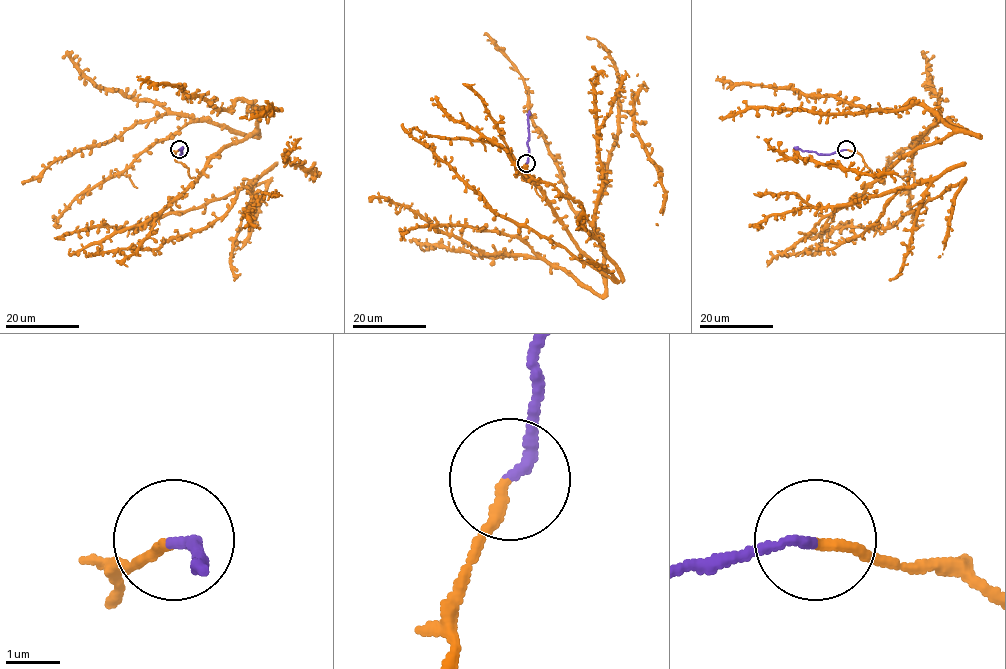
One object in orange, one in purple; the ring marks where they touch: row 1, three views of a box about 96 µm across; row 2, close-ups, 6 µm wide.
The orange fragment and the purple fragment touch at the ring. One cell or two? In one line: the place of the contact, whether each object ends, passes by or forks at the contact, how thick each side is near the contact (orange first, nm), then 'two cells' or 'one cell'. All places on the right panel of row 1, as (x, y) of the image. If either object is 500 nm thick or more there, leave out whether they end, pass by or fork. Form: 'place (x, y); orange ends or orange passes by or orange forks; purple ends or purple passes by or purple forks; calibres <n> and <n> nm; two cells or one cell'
place (846, 149); orange ends; purple ends; calibres 190 and 190 nm; one cell

